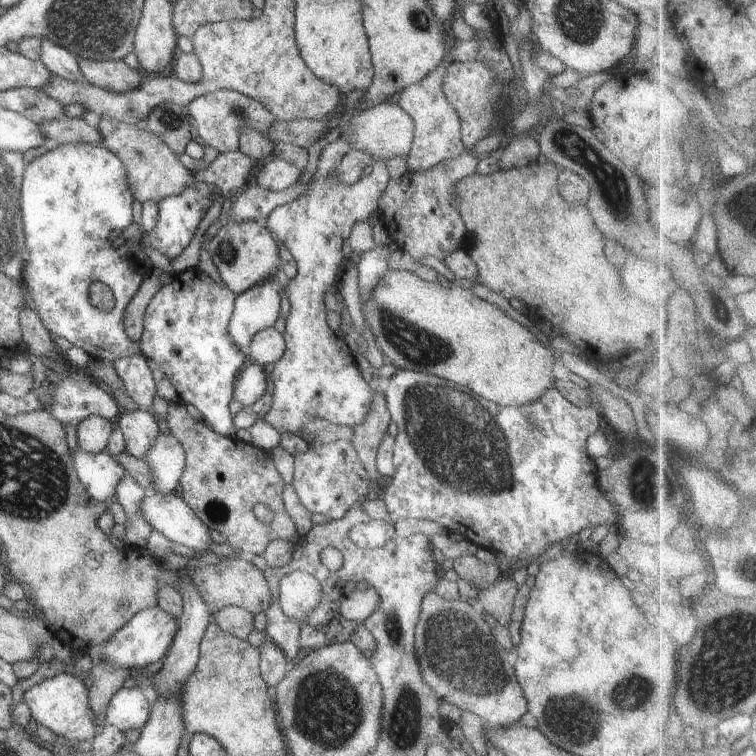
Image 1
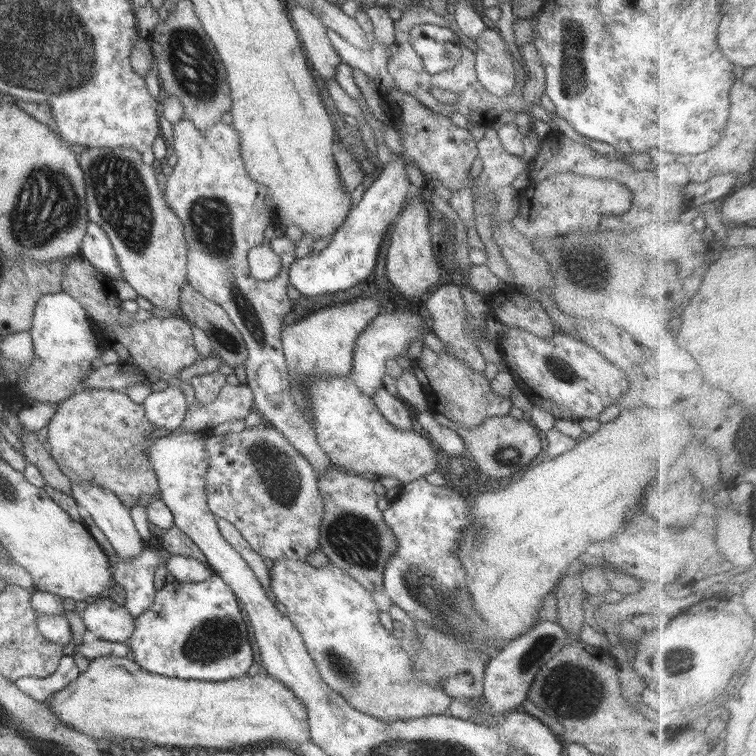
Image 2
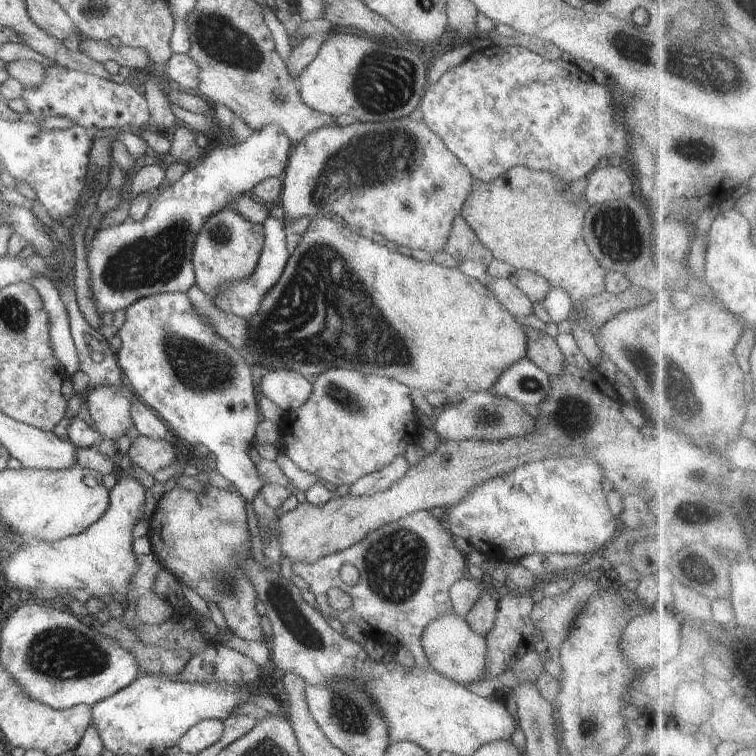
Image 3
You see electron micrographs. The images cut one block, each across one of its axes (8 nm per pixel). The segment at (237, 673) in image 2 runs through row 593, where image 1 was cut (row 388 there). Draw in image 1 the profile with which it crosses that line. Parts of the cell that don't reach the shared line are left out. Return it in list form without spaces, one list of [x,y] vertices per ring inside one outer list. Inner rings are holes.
[[[200,268],[177,273],[172,282],[163,285],[152,297],[145,310],[144,332],[138,341],[140,354],[146,359],[154,377],[155,395],[168,404],[191,404],[214,432],[228,437],[234,437],[238,432],[229,409],[234,400],[234,383],[238,372],[249,363],[248,354],[244,354],[236,346],[236,342],[232,342],[234,338],[228,334],[236,297],[228,286],[219,285]]]

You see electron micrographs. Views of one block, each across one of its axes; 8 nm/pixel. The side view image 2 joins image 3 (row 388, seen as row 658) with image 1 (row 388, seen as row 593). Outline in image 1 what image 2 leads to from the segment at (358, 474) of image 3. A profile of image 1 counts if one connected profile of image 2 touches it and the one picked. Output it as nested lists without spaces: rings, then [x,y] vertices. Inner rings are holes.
[[[342,135],[339,136],[338,142],[326,143],[317,161],[317,169],[310,188],[302,192],[296,200],[272,210],[266,220],[269,231],[276,240],[280,240],[288,248],[298,265],[297,276],[286,283],[285,289],[289,302],[285,307],[286,329],[282,334],[285,351],[272,368],[272,384],[274,384],[272,405],[270,411],[263,416],[263,419],[276,428],[280,435],[300,434],[304,424],[308,424],[310,420],[327,420],[335,425],[354,428],[362,424],[364,418],[368,416],[368,410],[372,408],[374,391],[362,377],[343,335],[328,326],[326,304],[324,304],[324,296],[328,288],[336,284],[338,279],[336,276],[339,274],[342,262],[346,258],[350,259],[350,254],[353,252],[348,242],[352,227],[356,222],[368,221],[370,214],[377,210],[378,200],[384,194],[391,179],[387,168],[388,160],[382,160],[373,165],[369,176],[360,178],[356,184],[342,184],[341,178],[336,178],[334,168],[338,168],[340,160],[350,149]]]

